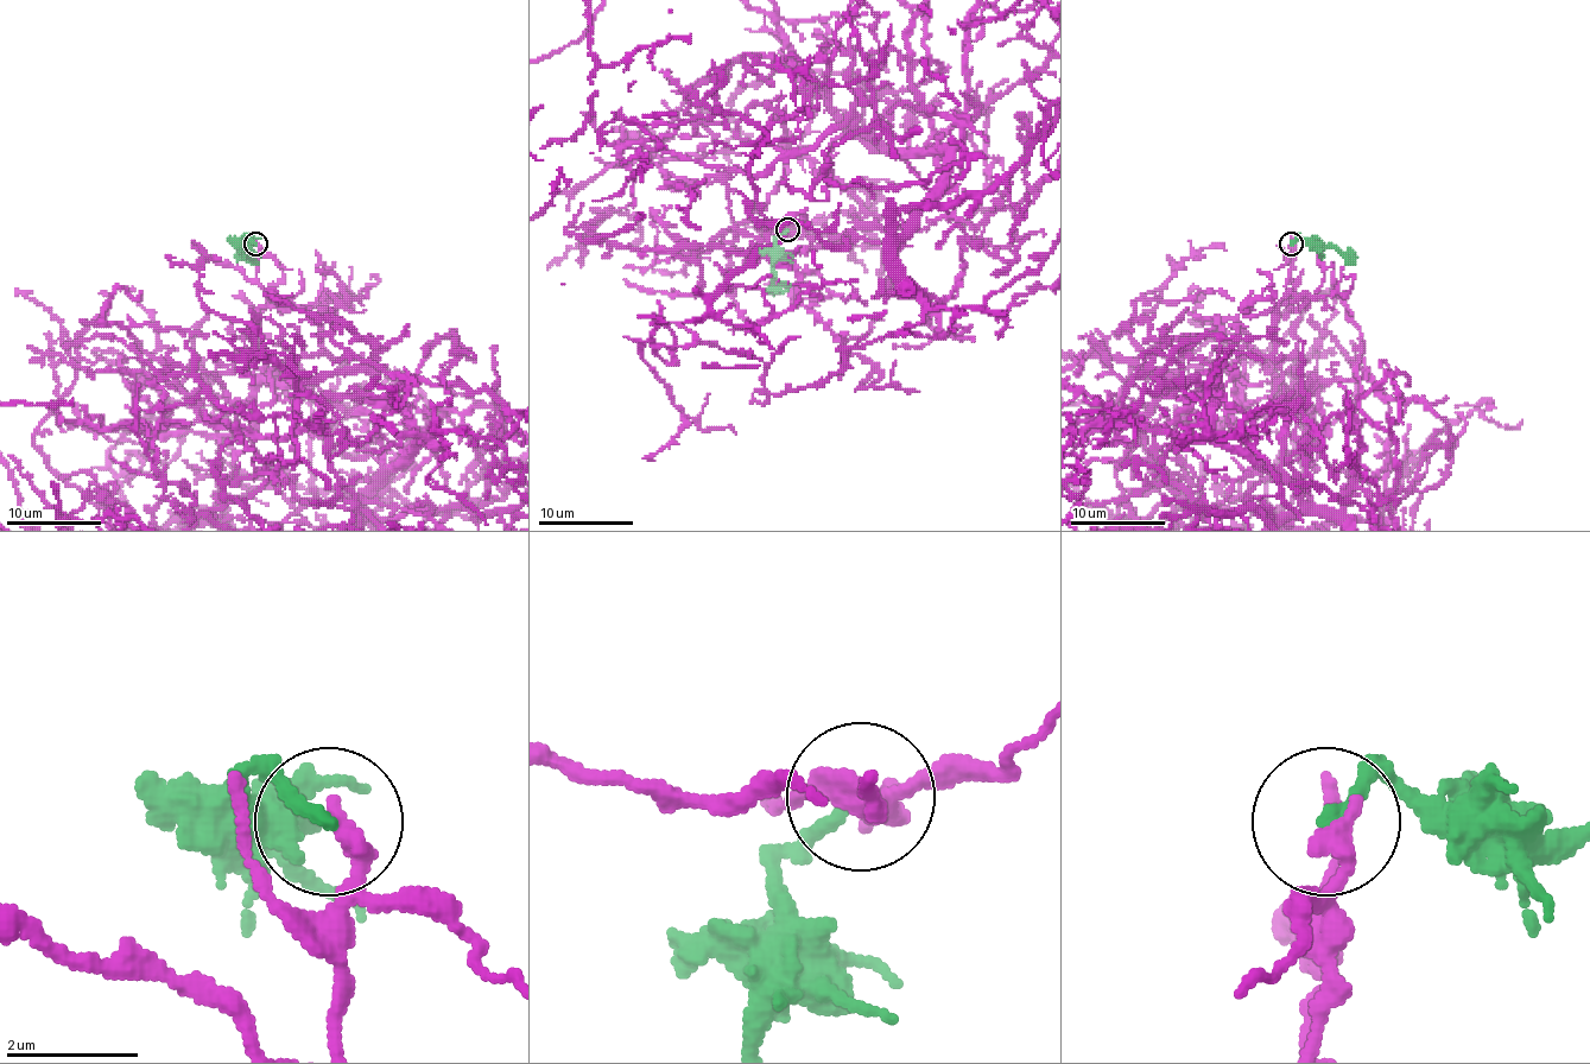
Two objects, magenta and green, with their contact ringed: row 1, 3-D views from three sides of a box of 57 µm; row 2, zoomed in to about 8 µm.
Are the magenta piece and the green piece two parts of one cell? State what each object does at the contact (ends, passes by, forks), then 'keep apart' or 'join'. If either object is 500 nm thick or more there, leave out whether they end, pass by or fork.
magenta ends there; green ends there; keep apart

